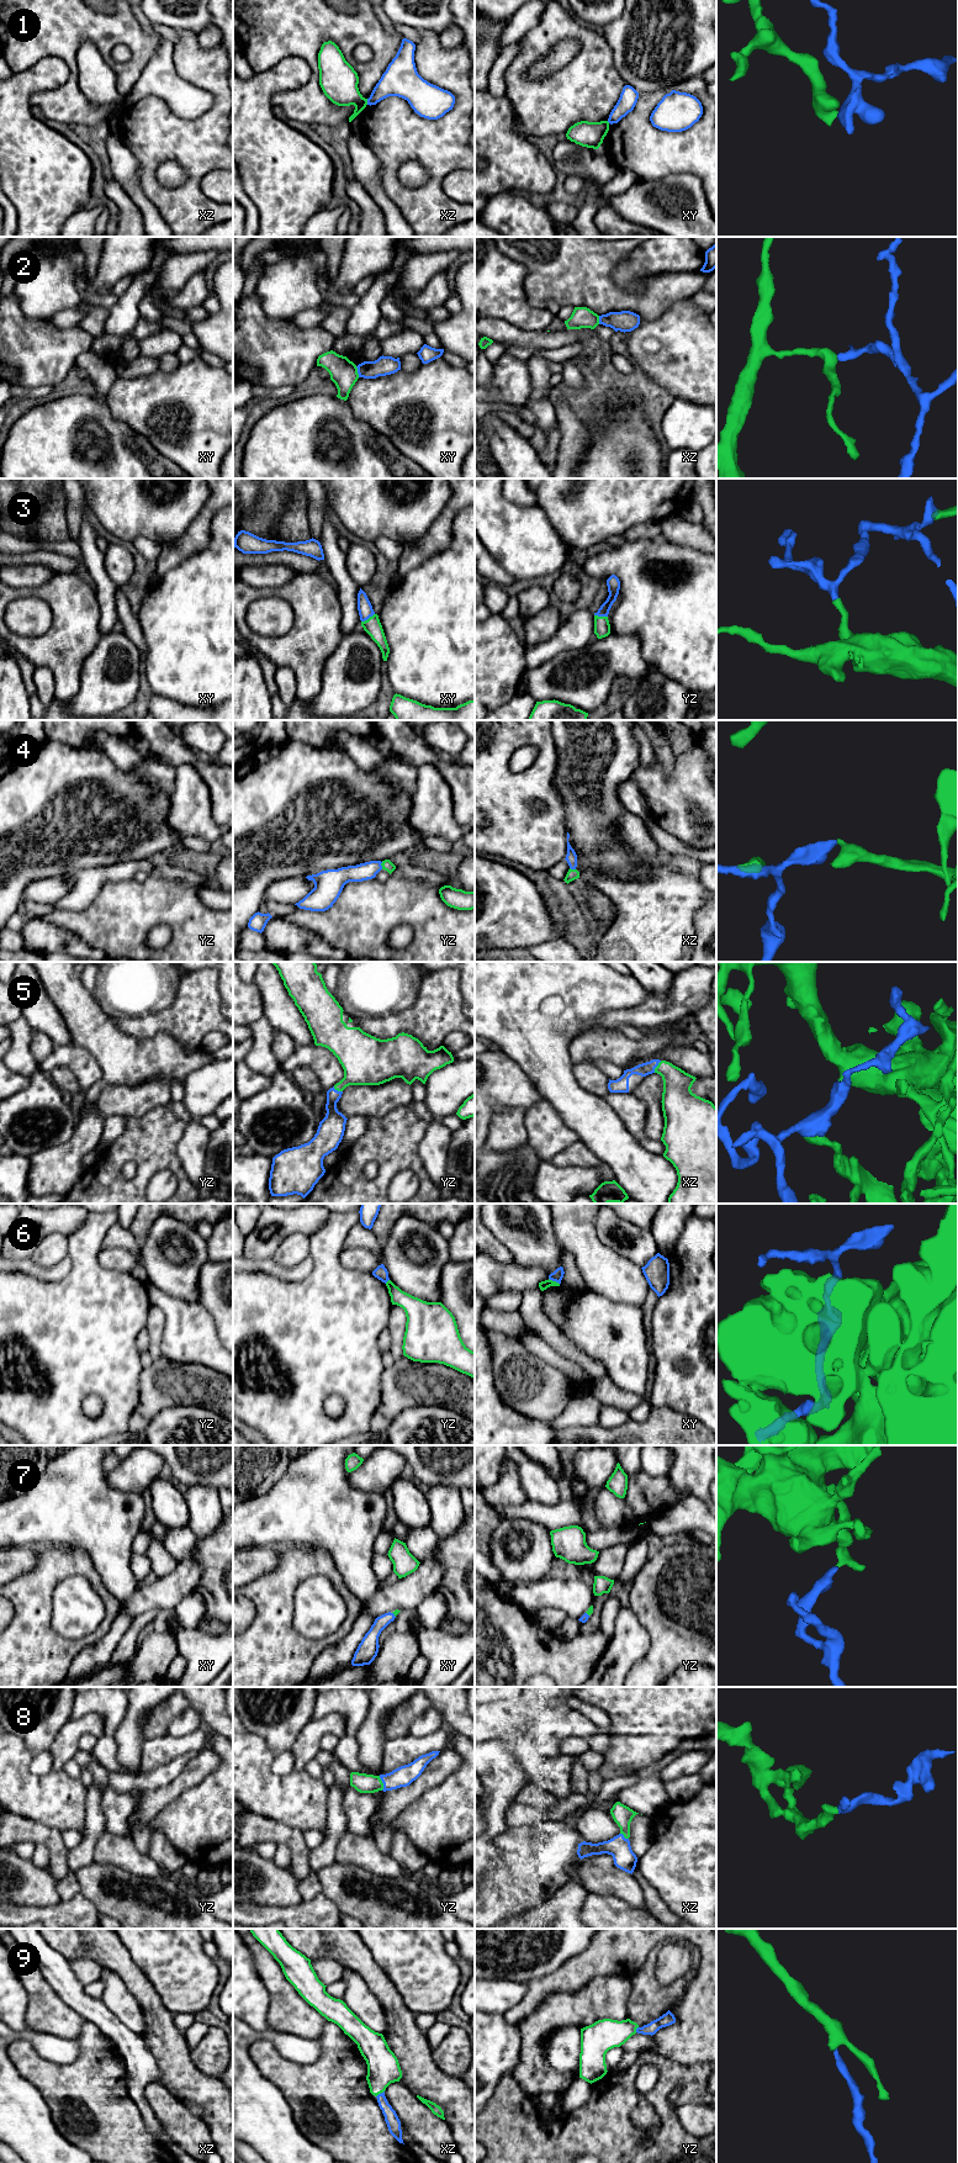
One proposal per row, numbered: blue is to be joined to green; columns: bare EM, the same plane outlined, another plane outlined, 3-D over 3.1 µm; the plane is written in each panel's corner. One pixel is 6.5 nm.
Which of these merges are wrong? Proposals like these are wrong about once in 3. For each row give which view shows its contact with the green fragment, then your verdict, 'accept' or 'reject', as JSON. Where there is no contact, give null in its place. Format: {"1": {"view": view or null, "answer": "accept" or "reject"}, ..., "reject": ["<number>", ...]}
{"1": {"view": "xz", "answer": "reject"}, "2": {"view": "xy", "answer": "reject"}, "3": {"view": "xy", "answer": "accept"}, "4": {"view": "yz", "answer": "accept"}, "5": {"view": "xz", "answer": "accept"}, "6": {"view": "xy", "answer": "reject"}, "7": {"view": "xy", "answer": "accept"}, "8": {"view": "yz", "answer": "accept"}, "9": {"view": "xz", "answer": "accept"}, "reject": ["1", "2", "6"]}

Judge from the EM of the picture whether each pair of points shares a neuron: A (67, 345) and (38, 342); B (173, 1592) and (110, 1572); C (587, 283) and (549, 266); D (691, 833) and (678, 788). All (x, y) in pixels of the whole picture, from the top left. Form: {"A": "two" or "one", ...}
{"A": "one", "B": "two", "C": "one", "D": "one"}

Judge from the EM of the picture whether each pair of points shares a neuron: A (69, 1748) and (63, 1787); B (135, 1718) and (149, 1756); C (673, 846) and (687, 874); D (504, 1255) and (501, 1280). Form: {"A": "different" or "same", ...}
{"A": "different", "B": "different", "C": "different", "D": "different"}

